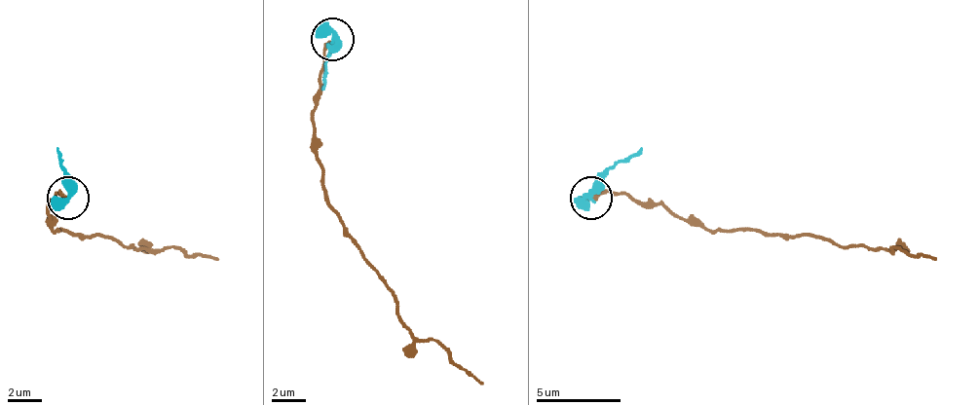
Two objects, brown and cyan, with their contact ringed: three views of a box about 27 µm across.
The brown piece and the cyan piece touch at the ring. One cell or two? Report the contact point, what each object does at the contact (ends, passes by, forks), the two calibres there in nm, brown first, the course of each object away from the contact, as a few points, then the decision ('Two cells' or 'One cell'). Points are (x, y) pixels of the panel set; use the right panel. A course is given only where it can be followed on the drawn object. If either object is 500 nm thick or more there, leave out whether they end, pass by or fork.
Place: (590, 198). At the ring brown ends. At the ring cyan passes by. Thickness 200 nm (brown) against 380 nm. Course of brown: (591, 197), (625, 193), (668, 205), (710, 231), (820, 235), (838, 247), (901, 247), (935, 260). Course of cyan: (591, 197), (609, 171), (643, 146). Two cells

